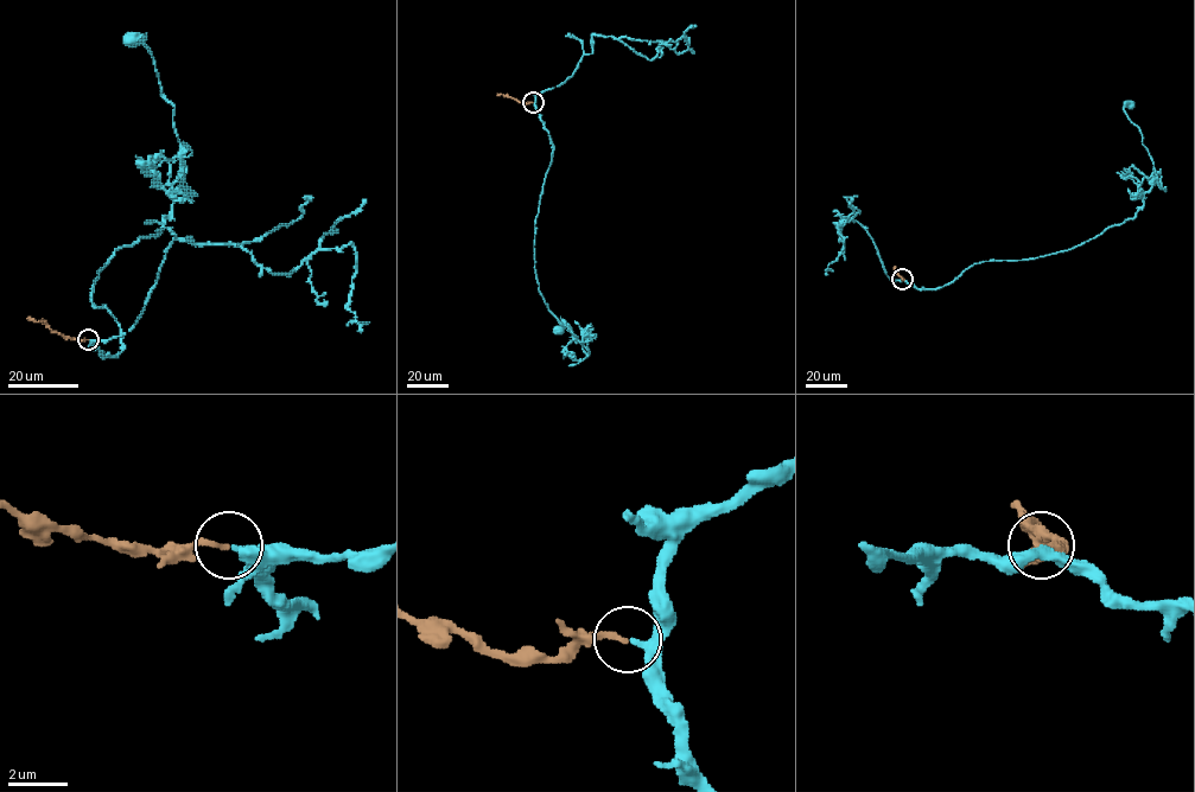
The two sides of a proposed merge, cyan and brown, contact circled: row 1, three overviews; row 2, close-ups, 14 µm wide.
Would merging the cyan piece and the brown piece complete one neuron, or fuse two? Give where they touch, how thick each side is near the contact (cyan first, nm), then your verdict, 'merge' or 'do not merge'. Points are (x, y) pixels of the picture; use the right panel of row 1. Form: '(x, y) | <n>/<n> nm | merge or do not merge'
(902, 279) | 190/180 nm | merge

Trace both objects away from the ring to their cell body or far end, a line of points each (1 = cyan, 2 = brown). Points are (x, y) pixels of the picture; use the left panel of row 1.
1: (89, 339), (103, 357), (124, 347), (91, 288), (115, 249), (158, 232), (184, 179), (173, 106), (129, 39)
2: (89, 339), (65, 337), (42, 323), (27, 319)

